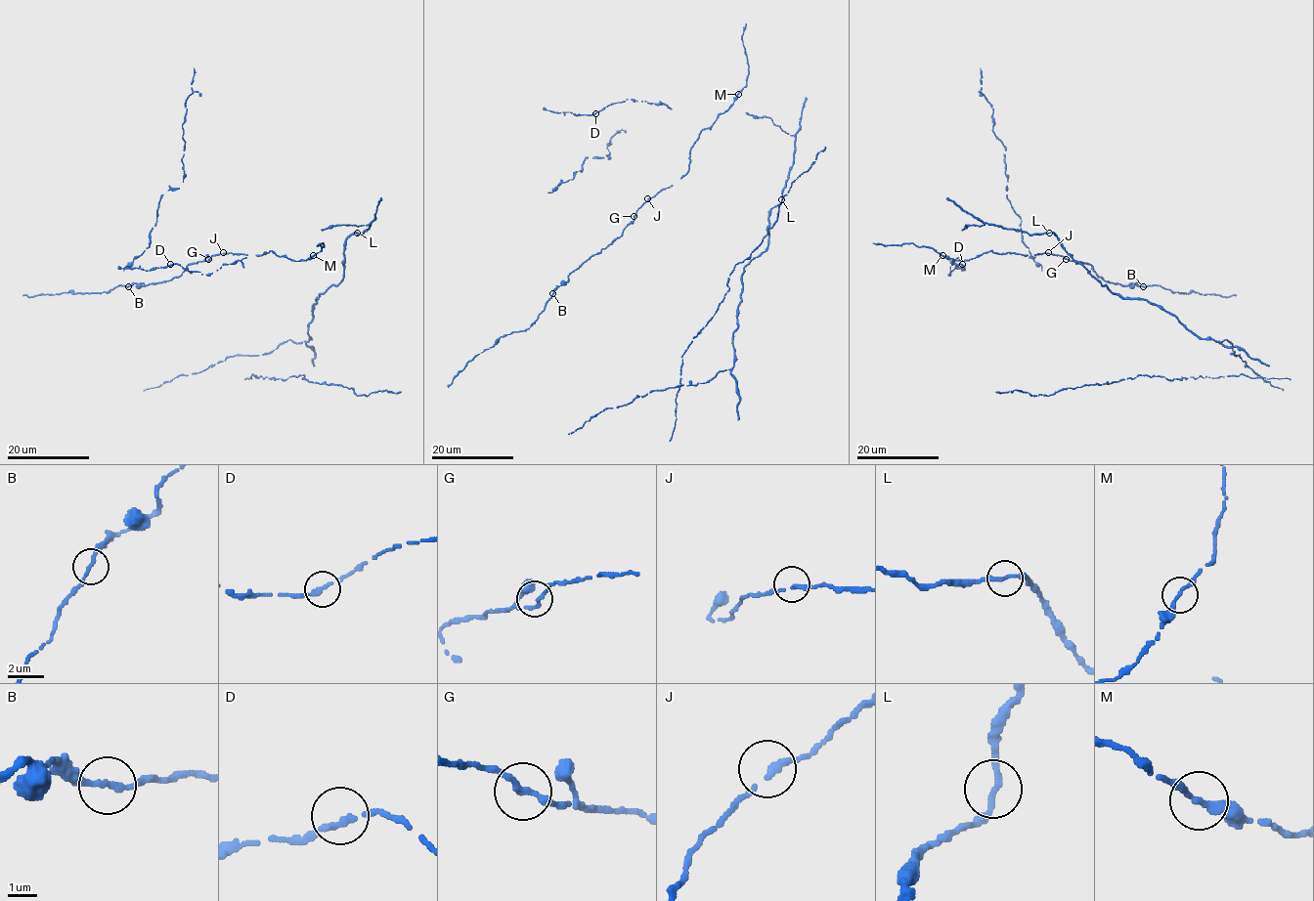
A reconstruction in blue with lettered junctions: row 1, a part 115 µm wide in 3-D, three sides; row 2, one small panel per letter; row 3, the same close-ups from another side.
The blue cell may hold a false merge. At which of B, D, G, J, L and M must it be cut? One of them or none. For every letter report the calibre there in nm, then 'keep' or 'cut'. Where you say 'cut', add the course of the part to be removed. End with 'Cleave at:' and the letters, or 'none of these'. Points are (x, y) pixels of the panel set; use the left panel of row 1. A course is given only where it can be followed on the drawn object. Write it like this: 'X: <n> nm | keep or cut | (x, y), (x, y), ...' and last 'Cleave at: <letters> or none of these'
B: 220 nm | keep
D: 240 nm | keep
G: 200 nm | keep
J: 220 nm | keep
L: 220 nm | keep
M: 240 nm | keep
Cleave at: none of these

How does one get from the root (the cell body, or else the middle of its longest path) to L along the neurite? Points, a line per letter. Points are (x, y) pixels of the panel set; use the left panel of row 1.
L: (345, 240), (357, 233)

